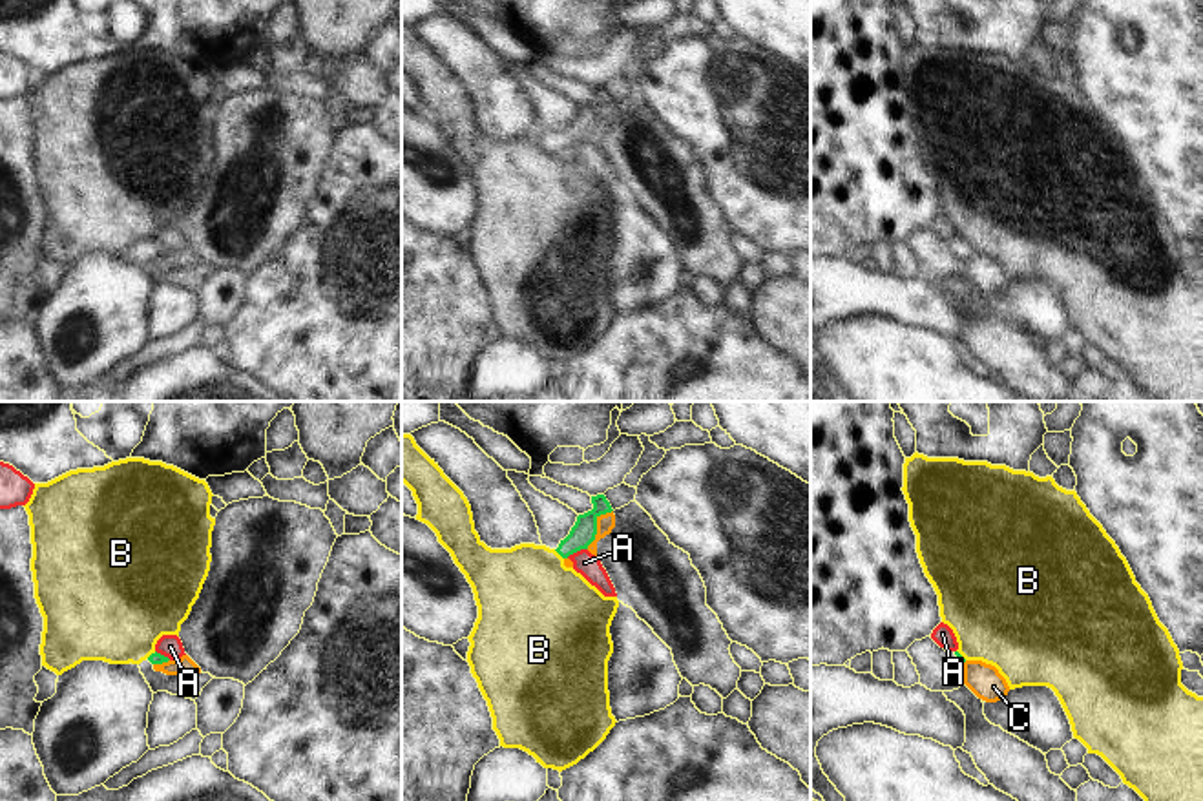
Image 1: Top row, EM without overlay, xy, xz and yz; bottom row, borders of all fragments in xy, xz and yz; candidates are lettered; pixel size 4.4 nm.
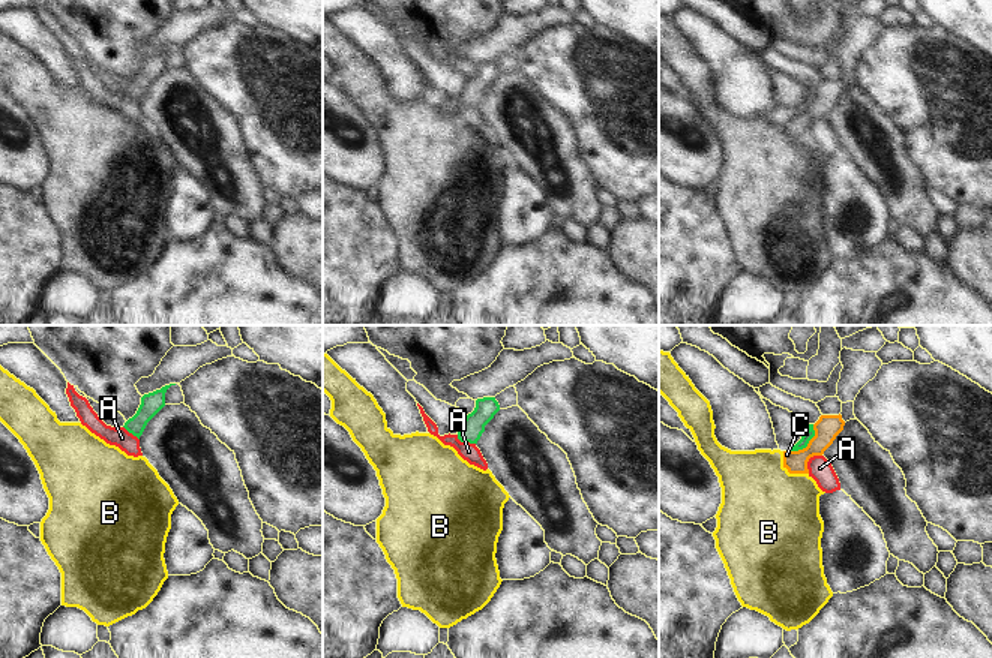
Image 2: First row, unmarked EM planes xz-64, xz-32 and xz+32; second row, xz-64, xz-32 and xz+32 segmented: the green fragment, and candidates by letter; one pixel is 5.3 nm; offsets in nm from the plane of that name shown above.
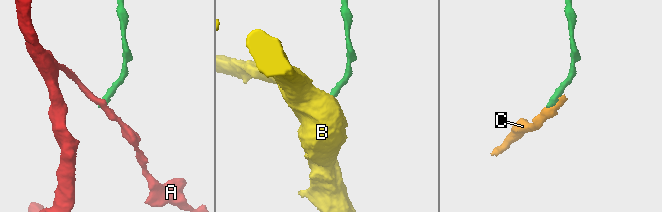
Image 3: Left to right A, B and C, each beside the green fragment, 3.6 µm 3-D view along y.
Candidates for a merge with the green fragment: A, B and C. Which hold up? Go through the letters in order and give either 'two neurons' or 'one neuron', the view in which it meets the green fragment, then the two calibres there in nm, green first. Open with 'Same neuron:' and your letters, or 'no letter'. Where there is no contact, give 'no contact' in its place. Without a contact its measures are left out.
Same neuron: no letter
A: two neurons; contact in xz; calibres 110 and 100 nm
B: two neurons; contact in xz; calibres 110 and 460 nm
C: two neurons; contact in xz; calibres 110 and 80 nm

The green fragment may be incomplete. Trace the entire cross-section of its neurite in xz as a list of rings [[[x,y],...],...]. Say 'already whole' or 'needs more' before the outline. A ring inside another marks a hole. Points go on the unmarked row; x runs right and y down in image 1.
already whole | [[[604,86],[591,88],[591,95],[593,100],[577,108],[570,126],[560,131],[559,139],[555,140],[562,150],[568,150],[581,140],[588,140],[597,126],[597,109],[613,102]]]

